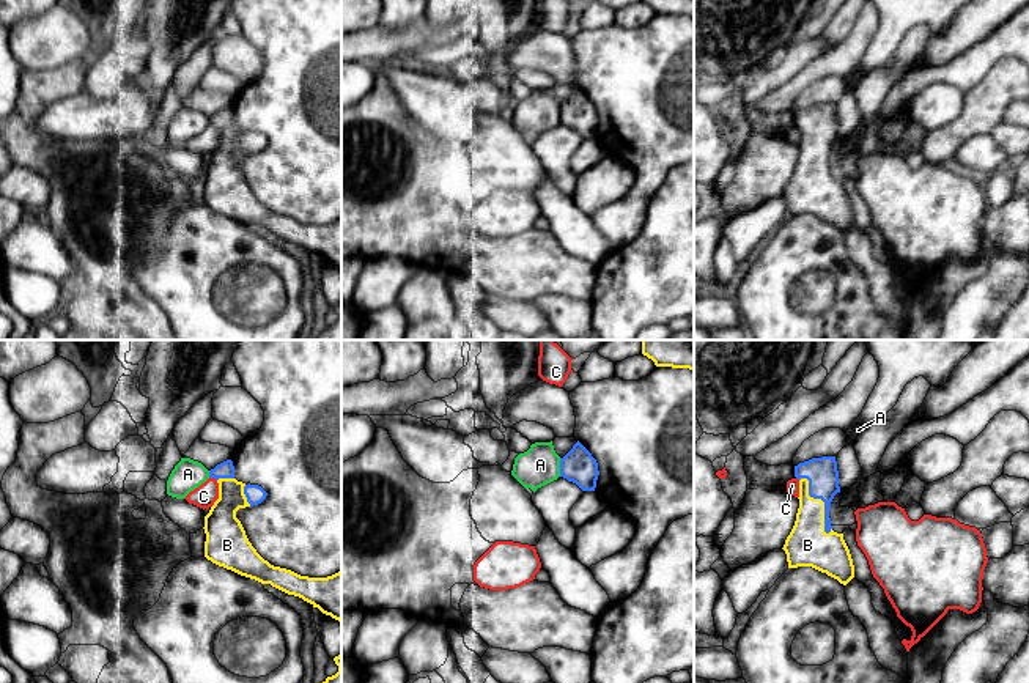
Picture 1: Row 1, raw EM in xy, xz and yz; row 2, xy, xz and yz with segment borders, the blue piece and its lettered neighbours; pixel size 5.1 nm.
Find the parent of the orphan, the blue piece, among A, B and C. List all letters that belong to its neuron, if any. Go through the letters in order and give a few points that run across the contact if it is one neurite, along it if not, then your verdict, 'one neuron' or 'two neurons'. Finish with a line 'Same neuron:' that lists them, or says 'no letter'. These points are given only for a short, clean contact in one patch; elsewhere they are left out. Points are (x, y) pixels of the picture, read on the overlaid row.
A: xz (559, 458), (560, 476) | two neurons
B: yz (822, 472), (822, 499), (814, 507), (807, 545) | one neuron
C: xy (210, 476), (216, 480) | two neurons
Same neuron: B

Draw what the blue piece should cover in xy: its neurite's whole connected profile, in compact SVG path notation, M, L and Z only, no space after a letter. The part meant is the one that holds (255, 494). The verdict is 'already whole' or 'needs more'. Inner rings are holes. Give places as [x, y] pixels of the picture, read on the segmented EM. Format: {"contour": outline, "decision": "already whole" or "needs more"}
{"contour": "M231 460L211 469L209 477L219 483L219 499L205 516L205 557L241 576L299 596L341 623L341 571L327 578L308 578L271 565L252 546L236 518L239 508L261 504L267 493L258 485L238 482Z", "decision": "needs more"}

